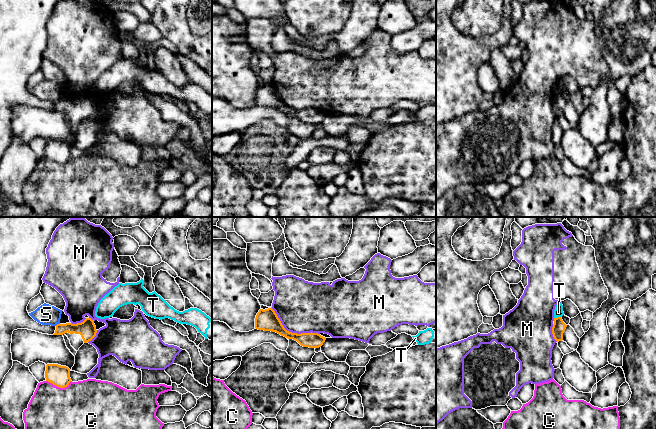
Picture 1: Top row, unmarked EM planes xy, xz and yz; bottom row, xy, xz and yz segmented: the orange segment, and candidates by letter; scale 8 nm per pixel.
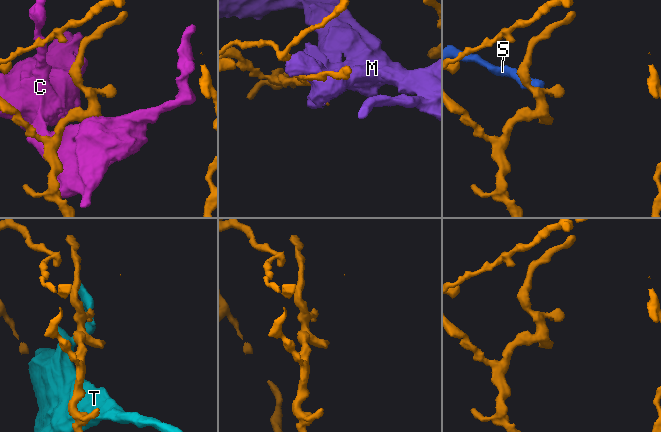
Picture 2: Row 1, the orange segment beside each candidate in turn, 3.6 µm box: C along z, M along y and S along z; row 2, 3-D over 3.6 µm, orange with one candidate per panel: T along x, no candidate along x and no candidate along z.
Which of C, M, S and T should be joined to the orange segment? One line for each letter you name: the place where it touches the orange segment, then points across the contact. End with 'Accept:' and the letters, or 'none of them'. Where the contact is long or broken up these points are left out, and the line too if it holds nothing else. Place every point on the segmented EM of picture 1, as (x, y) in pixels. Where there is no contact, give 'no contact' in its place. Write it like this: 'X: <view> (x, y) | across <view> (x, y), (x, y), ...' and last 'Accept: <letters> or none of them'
Accept: none of them

